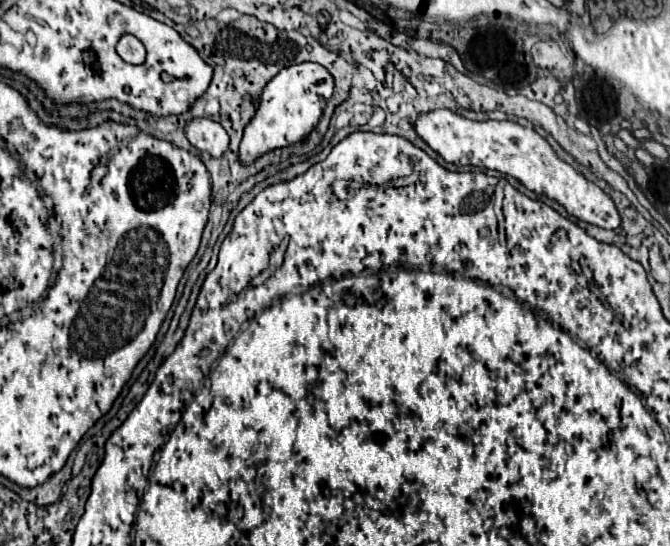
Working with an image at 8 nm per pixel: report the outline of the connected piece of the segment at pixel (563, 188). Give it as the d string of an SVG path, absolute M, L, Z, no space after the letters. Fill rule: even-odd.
M436 109L416 121L416 131L448 163L500 171L518 179L526 189L558 201L580 221L598 225L602 229L616 229L620 225L620 215L612 199L584 175L574 171L568 163L558 159L554 149L534 129L512 121L470 121L458 113L452 113L450 109Z

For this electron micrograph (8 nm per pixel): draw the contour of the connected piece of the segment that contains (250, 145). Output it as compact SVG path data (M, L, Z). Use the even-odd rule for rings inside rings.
M304 61L280 69L280 73L264 85L262 95L256 103L256 113L244 129L244 137L240 141L238 151L240 163L252 165L258 157L270 151L284 149L288 145L308 139L310 131L318 125L332 93L334 93L334 77L320 63Z

